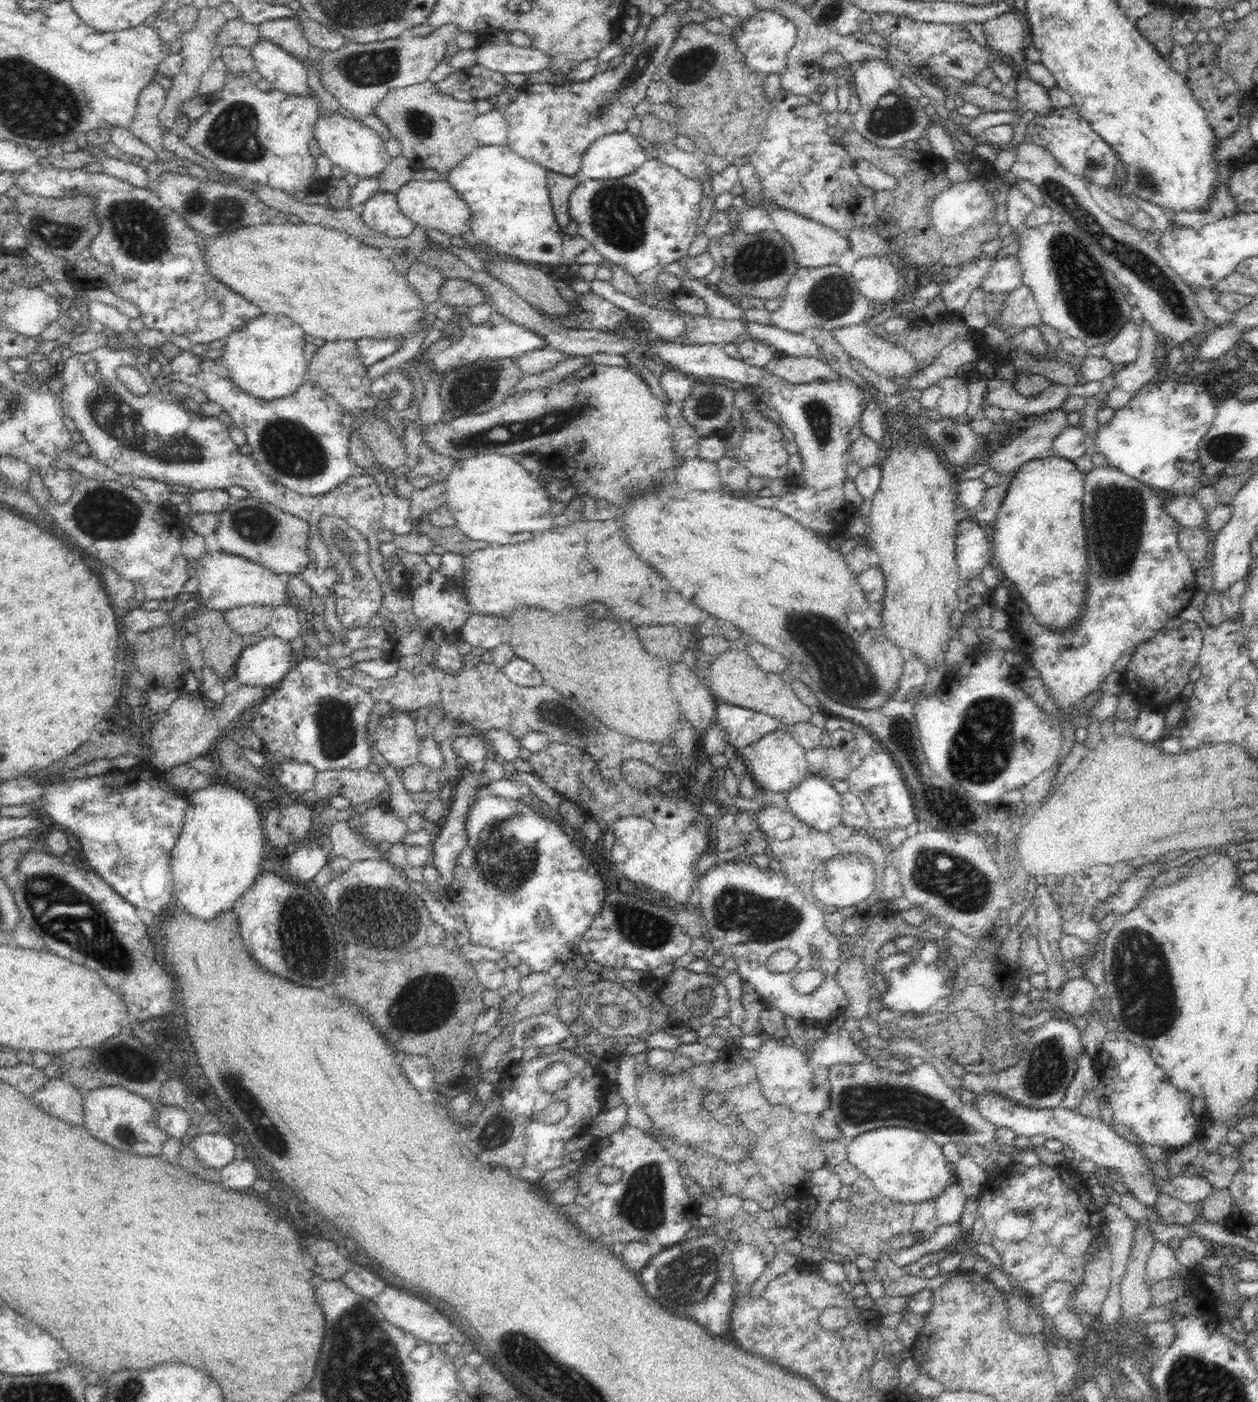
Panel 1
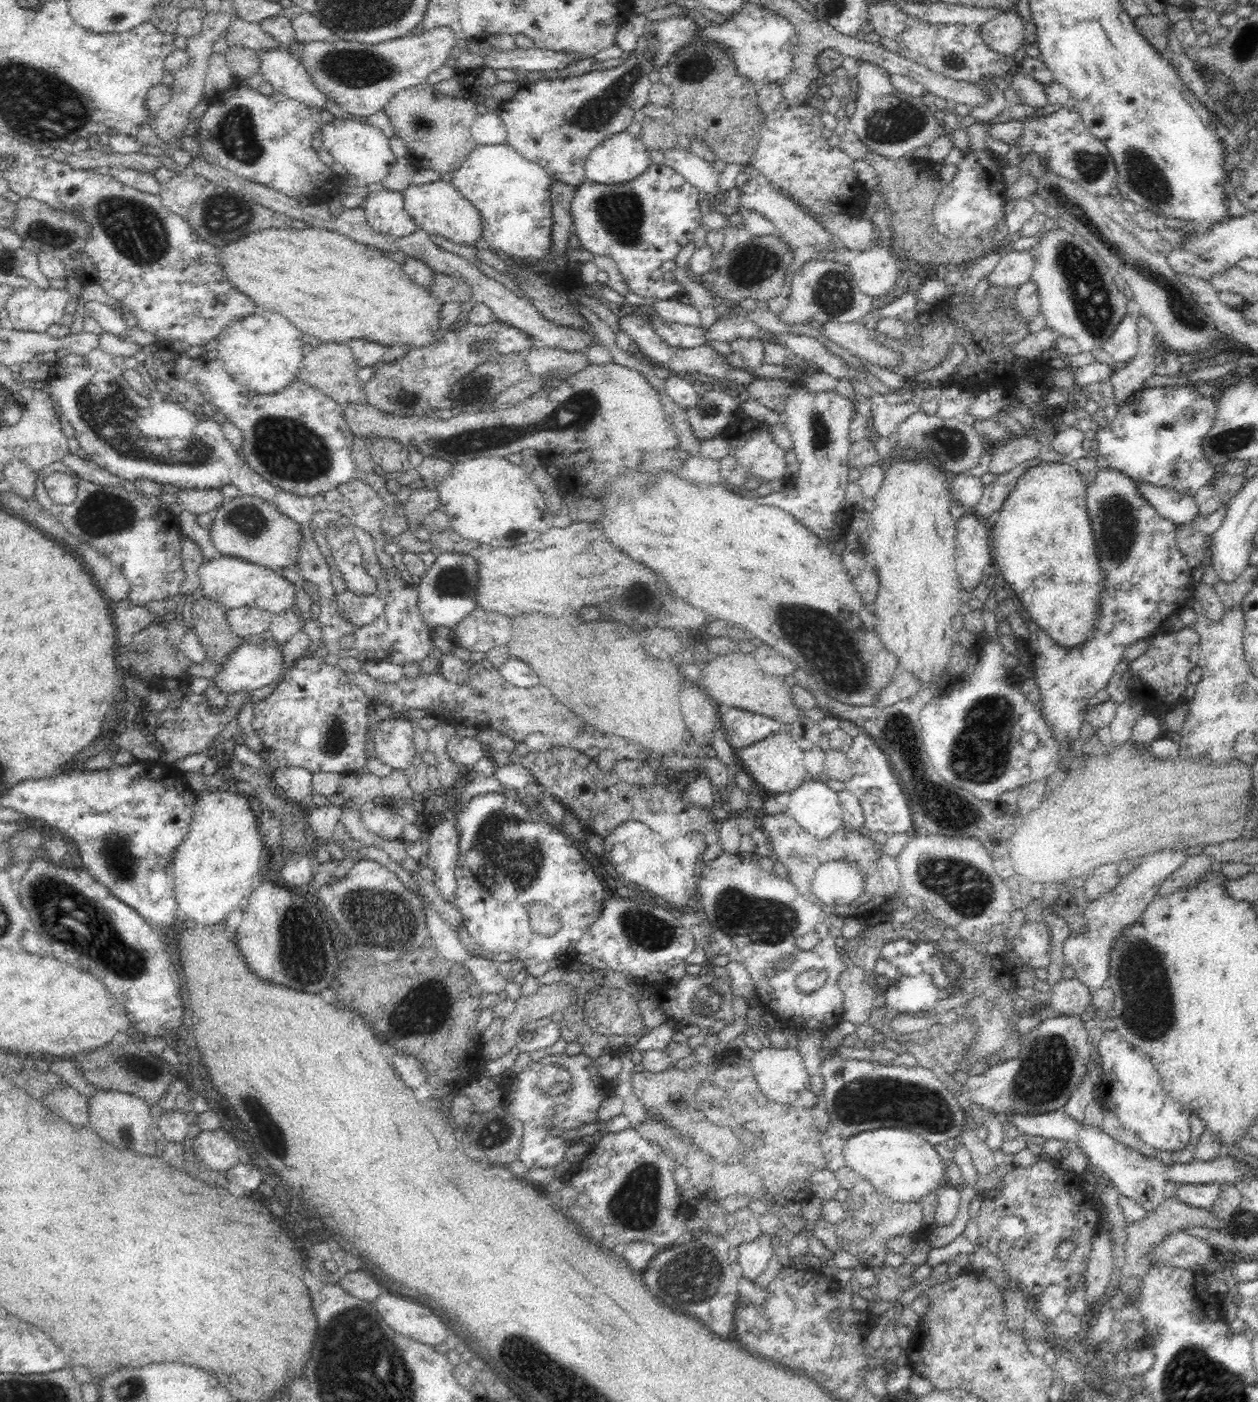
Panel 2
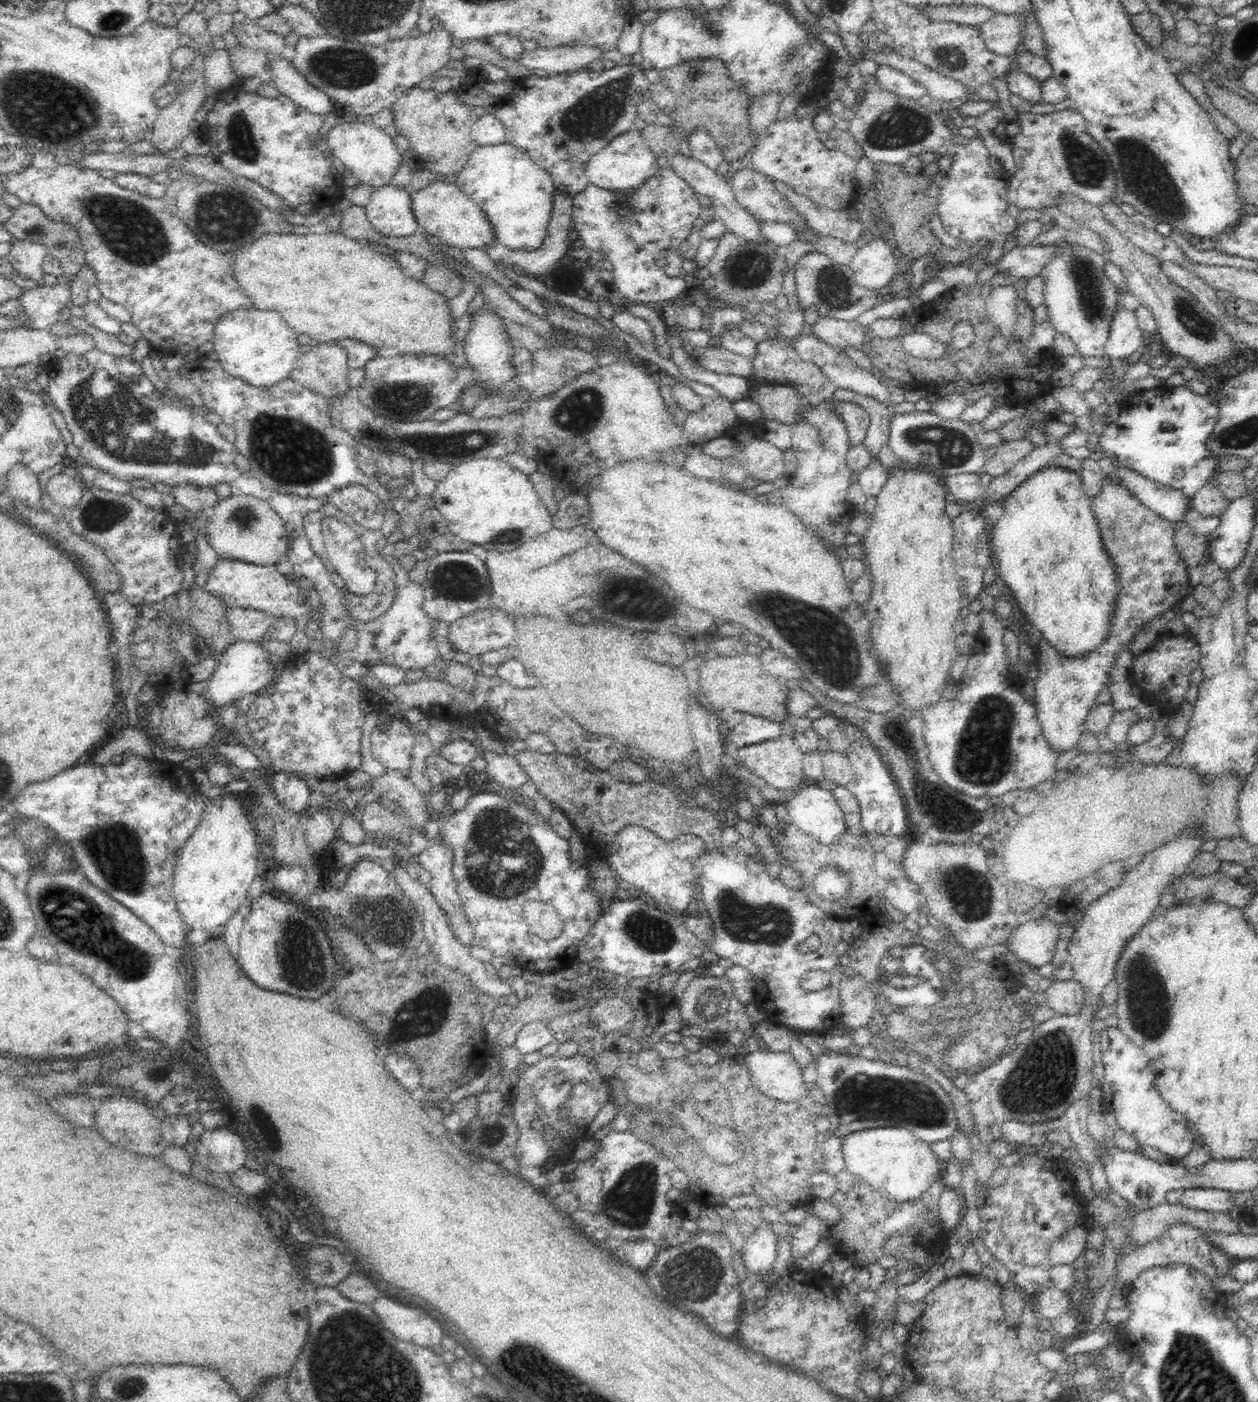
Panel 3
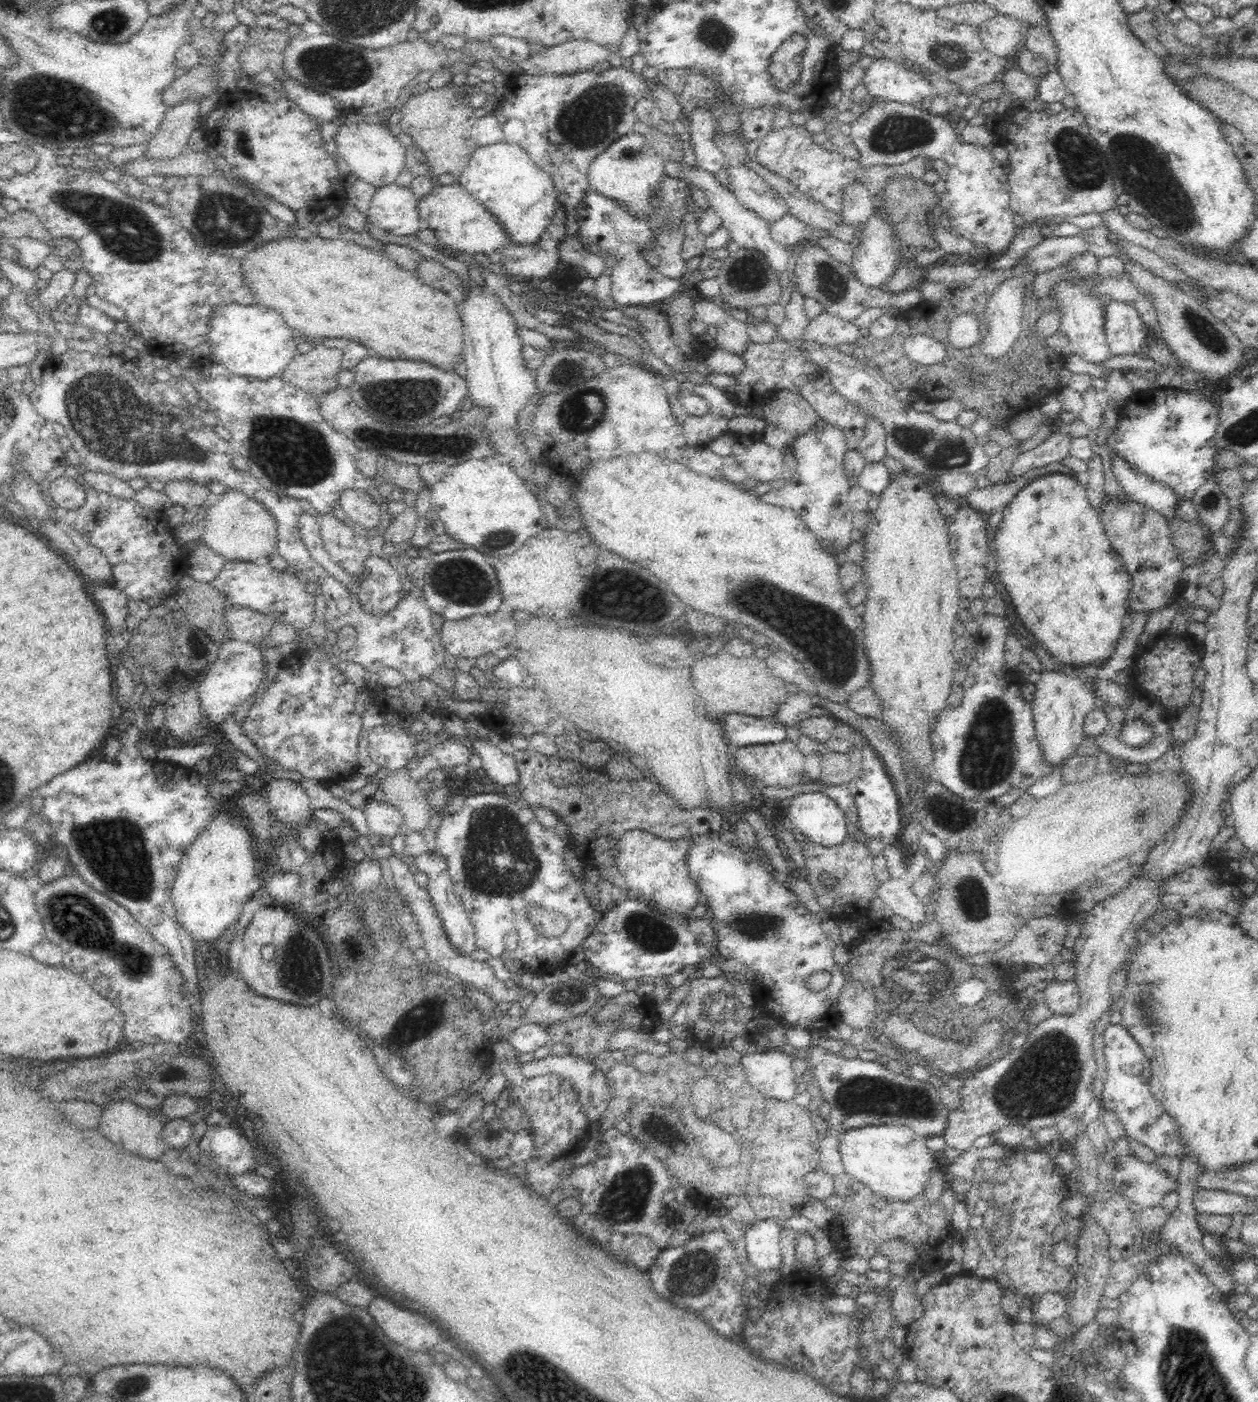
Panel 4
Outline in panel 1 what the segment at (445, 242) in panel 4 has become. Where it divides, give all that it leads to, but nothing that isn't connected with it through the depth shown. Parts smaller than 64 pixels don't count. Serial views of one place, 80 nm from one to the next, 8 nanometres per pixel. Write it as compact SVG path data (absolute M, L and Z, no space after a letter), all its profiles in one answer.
M444 177L436 181L412 179L395 193L400 211L416 226L425 229L432 228L432 230L438 230L438 232L444 232L450 236L462 236L462 234L470 232L470 220L472 220L470 207L466 206L466 201L458 196Z

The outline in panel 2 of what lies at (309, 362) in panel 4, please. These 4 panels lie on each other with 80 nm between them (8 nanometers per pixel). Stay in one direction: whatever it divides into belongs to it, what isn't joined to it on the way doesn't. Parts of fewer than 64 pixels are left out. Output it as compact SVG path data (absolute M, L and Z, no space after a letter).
M314 343L314 349L302 358L302 368L298 370L298 380L317 388L341 406L348 404L368 404L363 384L357 377L354 353L347 343Z

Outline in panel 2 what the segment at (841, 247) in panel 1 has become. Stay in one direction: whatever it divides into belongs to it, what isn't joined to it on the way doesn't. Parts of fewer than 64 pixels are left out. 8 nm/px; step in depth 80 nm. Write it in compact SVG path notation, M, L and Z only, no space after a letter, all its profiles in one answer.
M744 165L736 178L735 188L739 190L739 206L762 214L764 218L776 225L781 238L794 247L793 252L795 253L785 276L786 292L790 289L794 273L803 264L816 259L832 260L833 248L837 243L840 245L842 241L835 240L819 222L813 220L808 212L805 212L796 202L792 201L790 196L776 190L774 185L765 176L762 176L762 173L758 172L758 169L755 169L753 165Z

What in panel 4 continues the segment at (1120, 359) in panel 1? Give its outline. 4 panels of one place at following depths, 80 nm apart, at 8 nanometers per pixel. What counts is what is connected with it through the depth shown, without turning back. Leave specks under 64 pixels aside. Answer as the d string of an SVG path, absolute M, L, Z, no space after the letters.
M1108 300L1105 304L1105 322L1107 344L1113 357L1127 354L1130 356L1143 354L1143 346L1147 343L1150 332L1145 327L1144 321L1142 321L1142 317L1140 317L1135 305Z

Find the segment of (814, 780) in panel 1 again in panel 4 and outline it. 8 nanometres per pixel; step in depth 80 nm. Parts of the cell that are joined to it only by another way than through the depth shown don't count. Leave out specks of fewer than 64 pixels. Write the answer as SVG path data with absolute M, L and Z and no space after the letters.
M821 791L796 795L785 812L795 830L816 845L834 847L851 834L844 812Z

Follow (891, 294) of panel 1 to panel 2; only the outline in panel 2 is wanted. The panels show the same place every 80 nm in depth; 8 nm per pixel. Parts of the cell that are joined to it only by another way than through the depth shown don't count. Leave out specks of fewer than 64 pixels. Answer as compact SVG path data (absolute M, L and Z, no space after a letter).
M876 244L859 252L848 267L859 289L874 297L887 294L894 287L896 276L903 266L890 255L888 247Z

